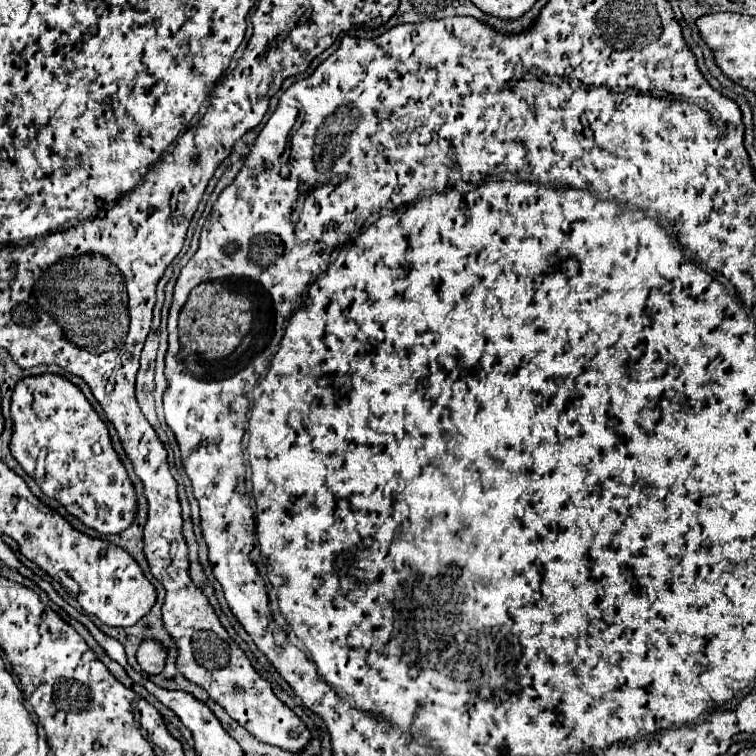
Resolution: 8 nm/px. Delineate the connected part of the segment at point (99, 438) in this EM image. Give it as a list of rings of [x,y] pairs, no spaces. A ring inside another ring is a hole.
[[[54,373],[24,377],[14,387],[10,413],[12,413],[12,423],[14,423],[10,453],[28,475],[34,473],[34,461],[36,461],[40,449],[42,447],[48,449],[46,477],[40,483],[40,489],[44,495],[56,499],[60,505],[66,507],[66,511],[72,517],[76,517],[86,527],[92,527],[104,535],[120,533],[134,521],[134,513],[136,513],[134,485],[130,483],[124,465],[120,463],[116,451],[112,449],[112,441],[110,441],[104,421],[98,417],[98,413],[92,409],[88,399],[82,395],[82,391],[74,383],[70,383],[62,375],[54,375]]]

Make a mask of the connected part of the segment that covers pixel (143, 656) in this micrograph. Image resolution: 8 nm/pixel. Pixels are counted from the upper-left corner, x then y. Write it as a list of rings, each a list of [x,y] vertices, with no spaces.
[[[144,641],[138,649],[138,663],[146,673],[160,673],[166,661],[166,651],[152,641]]]

